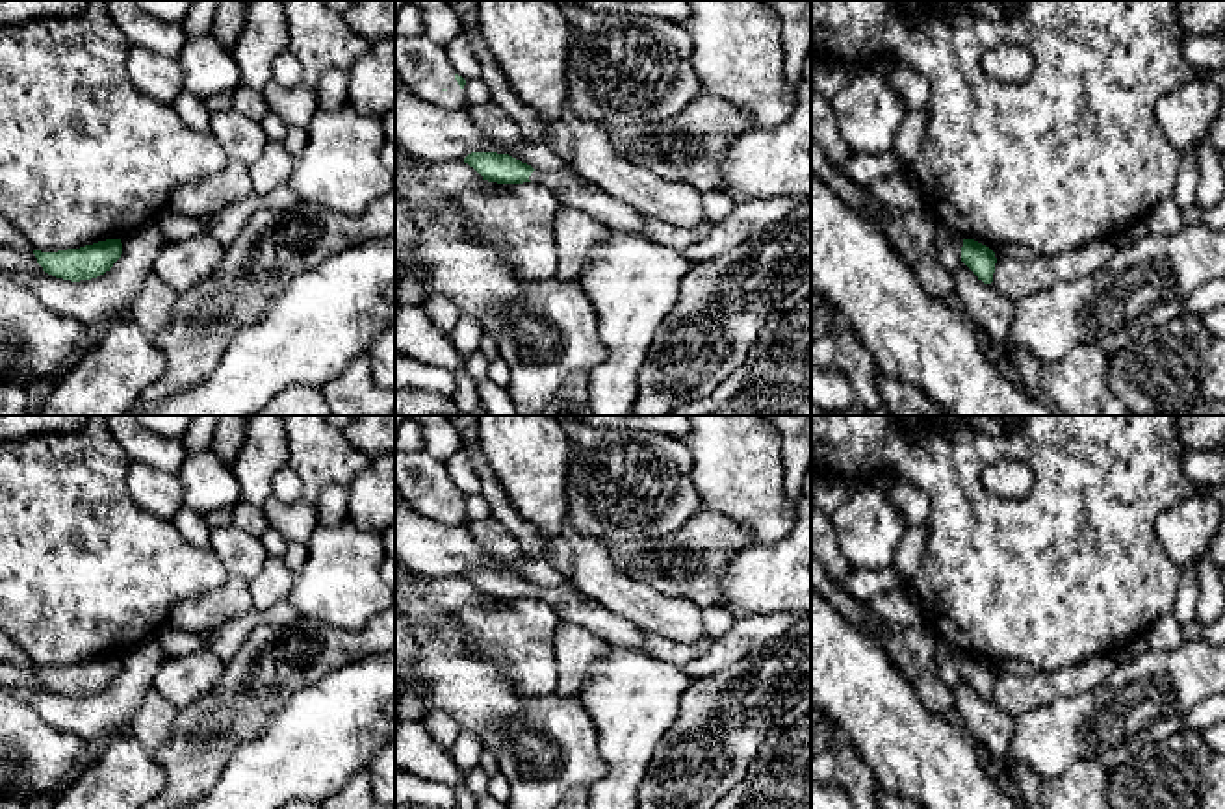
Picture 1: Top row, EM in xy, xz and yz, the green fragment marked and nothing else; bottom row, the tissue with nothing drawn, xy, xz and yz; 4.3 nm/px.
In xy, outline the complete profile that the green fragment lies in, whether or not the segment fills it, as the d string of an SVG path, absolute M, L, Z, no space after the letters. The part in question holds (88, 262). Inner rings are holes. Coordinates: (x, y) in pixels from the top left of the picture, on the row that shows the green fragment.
M106 239L80 249L67 249L58 252L33 250L37 263L45 273L71 280L91 280L113 267L122 254L121 239Z

